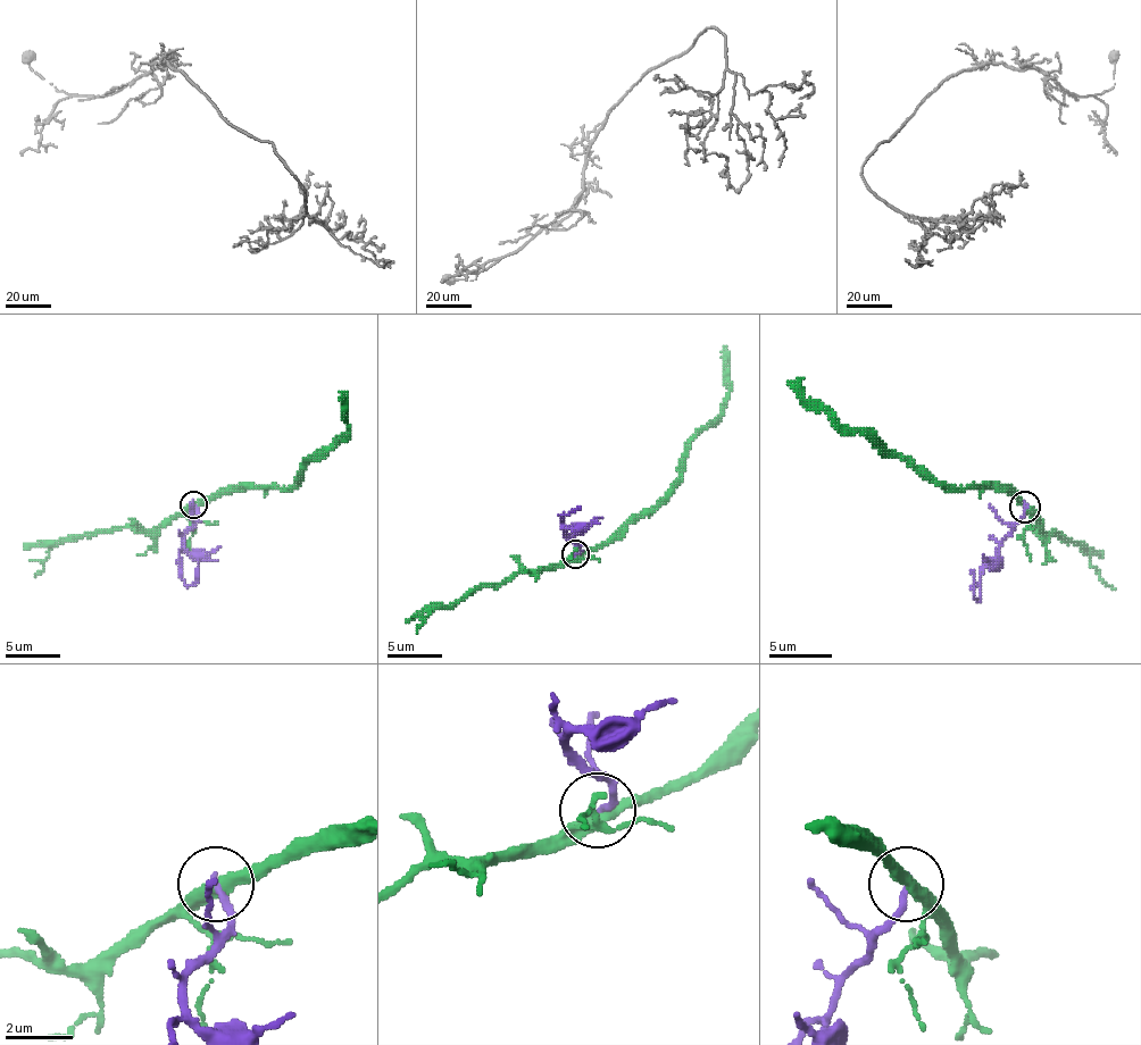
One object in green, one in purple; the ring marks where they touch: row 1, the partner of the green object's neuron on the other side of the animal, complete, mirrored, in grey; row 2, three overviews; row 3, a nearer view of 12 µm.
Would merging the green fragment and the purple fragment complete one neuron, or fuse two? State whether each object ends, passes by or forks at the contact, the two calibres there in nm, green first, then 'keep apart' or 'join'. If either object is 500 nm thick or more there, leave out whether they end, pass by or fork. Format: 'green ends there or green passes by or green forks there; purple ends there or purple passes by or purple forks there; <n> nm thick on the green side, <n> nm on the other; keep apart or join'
green passes by; purple ends there; 360 nm thick on the green side, 200 nm on the other; keep apart

